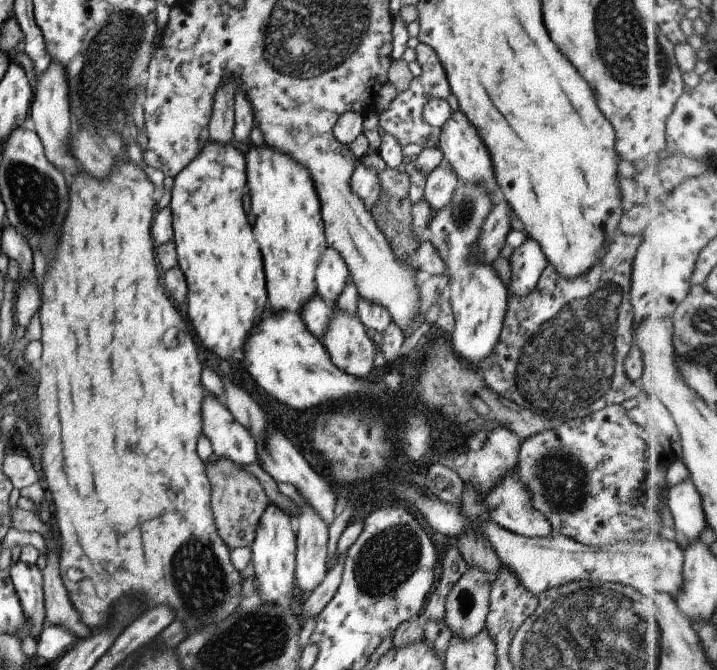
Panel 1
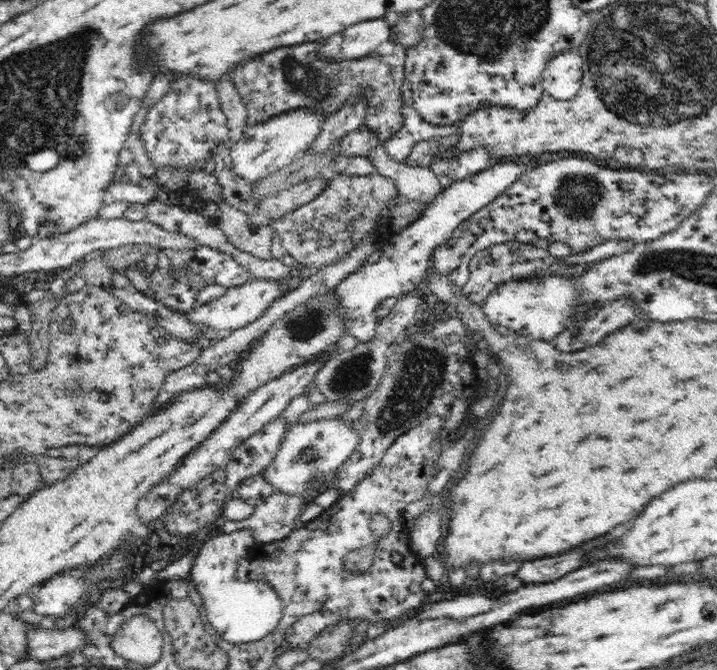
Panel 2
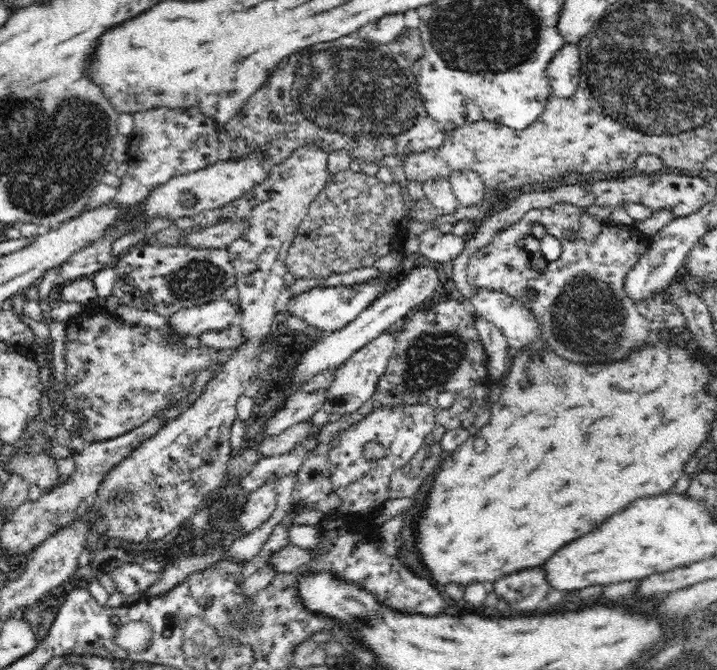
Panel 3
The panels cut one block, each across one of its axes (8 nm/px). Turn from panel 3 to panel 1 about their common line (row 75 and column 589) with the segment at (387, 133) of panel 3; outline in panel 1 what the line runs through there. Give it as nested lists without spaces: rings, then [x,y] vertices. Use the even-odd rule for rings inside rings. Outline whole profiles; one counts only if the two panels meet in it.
[[[617,232],[605,256],[601,258],[601,264],[597,262],[595,268],[591,268],[587,274],[563,278],[559,274],[555,276],[551,266],[545,266],[539,275],[537,286],[527,296],[519,298],[515,294],[509,295],[497,344],[489,357],[483,358],[474,367],[485,386],[517,406],[547,418],[549,424],[555,426],[587,416],[607,405],[641,405],[640,387],[630,381],[623,370],[623,360],[629,352],[633,336],[630,304],[631,264],[640,239],[640,235]]]

